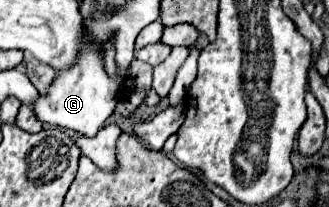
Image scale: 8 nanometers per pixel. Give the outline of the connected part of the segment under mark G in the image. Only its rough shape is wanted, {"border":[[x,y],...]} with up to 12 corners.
{"border":[[97,45],[57,75],[33,111],[43,123],[97,135],[121,85]]}

